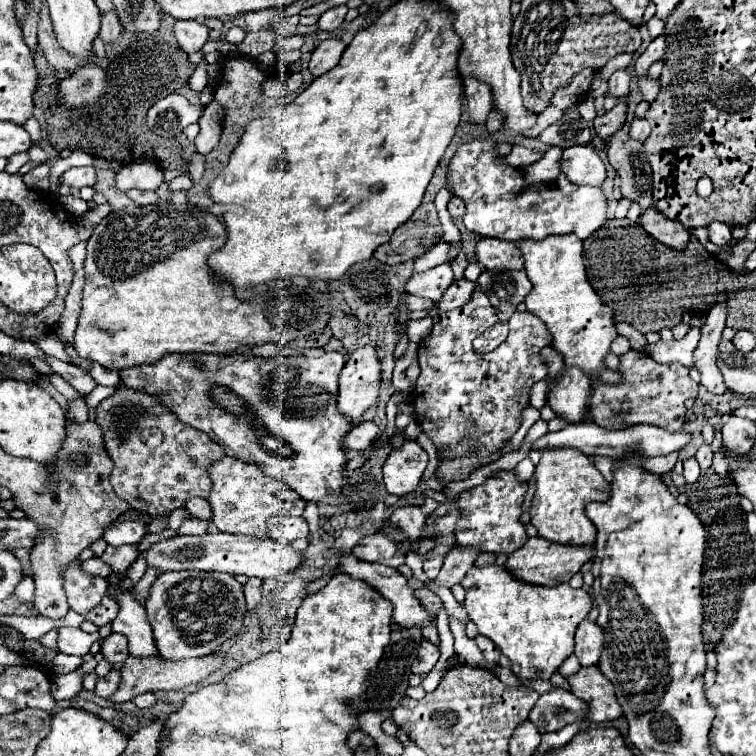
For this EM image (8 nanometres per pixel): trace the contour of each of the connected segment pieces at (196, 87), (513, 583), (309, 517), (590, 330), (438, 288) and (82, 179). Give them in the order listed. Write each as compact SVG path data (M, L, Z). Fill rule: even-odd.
M206 62L198 64L196 66L196 72L192 74L192 78L188 80L188 86L194 90L194 92L202 92L202 88L206 86Z
M484 566L484 568L470 568L466 576L460 582L466 590L466 600L464 600L464 610L468 612L468 618L478 626L478 632L486 638L490 638L504 656L510 660L510 668L514 676L520 682L526 680L548 680L562 662L574 654L574 632L578 624L588 616L592 610L592 598L584 588L574 590L570 584L560 584L554 588L544 588L544 586L532 586L526 582L518 582L518 578L512 578L506 568L502 566Z
M308 502L308 507L305 508L302 516L308 522L309 531L311 533L316 532L319 529L321 515L315 502Z
M574 234L548 236L540 242L518 242L526 258L526 274L534 284L526 296L526 306L548 326L554 348L564 356L564 366L580 366L592 380L604 370L604 356L610 352L612 340L618 336L612 310L604 306L586 278L582 262L582 240Z
M448 262L432 268L432 270L426 270L426 272L420 272L420 274L414 274L410 278L410 282L406 284L406 294L414 294L414 296L422 296L422 298L428 298L432 302L438 302L440 296L444 294L444 290L454 282L454 276L452 276L452 268Z
M84 166L84 168L70 168L64 172L60 178L62 184L68 184L70 188L84 188L84 186L94 186L96 184L96 170L94 166Z

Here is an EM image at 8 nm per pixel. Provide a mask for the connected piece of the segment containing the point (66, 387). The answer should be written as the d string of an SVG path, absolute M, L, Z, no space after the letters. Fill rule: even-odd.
M50 372L48 374L48 378L50 378L50 382L54 384L54 388L58 390L58 392L62 392L68 400L72 400L74 396L80 396L80 394L76 394L76 390L72 390L72 386L60 376L60 374L56 374L56 372Z

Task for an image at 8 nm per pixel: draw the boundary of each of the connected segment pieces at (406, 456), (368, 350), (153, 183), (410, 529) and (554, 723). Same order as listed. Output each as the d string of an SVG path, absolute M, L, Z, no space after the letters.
M406 442L402 448L394 448L384 462L384 486L388 494L406 496L414 492L426 464L428 454L418 446L418 442Z
M366 344L350 354L340 374L338 410L360 422L360 416L378 398L382 366L374 344Z
M140 160L134 164L122 166L122 170L118 170L116 174L116 184L124 192L130 188L156 190L162 182L164 182L164 172L148 160Z
M404 506L394 510L394 526L400 526L410 536L410 542L416 542L420 538L420 530L424 528L424 514L418 506Z
M556 688L552 692L540 694L528 720L538 728L540 734L546 734L558 732L572 722L586 720L586 714L588 706L584 706L580 698L576 698L572 692Z

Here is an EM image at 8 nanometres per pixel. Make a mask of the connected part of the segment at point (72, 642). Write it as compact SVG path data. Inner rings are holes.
M58 628L58 650L64 654L84 656L96 640L100 640L98 632L86 634L80 628Z

